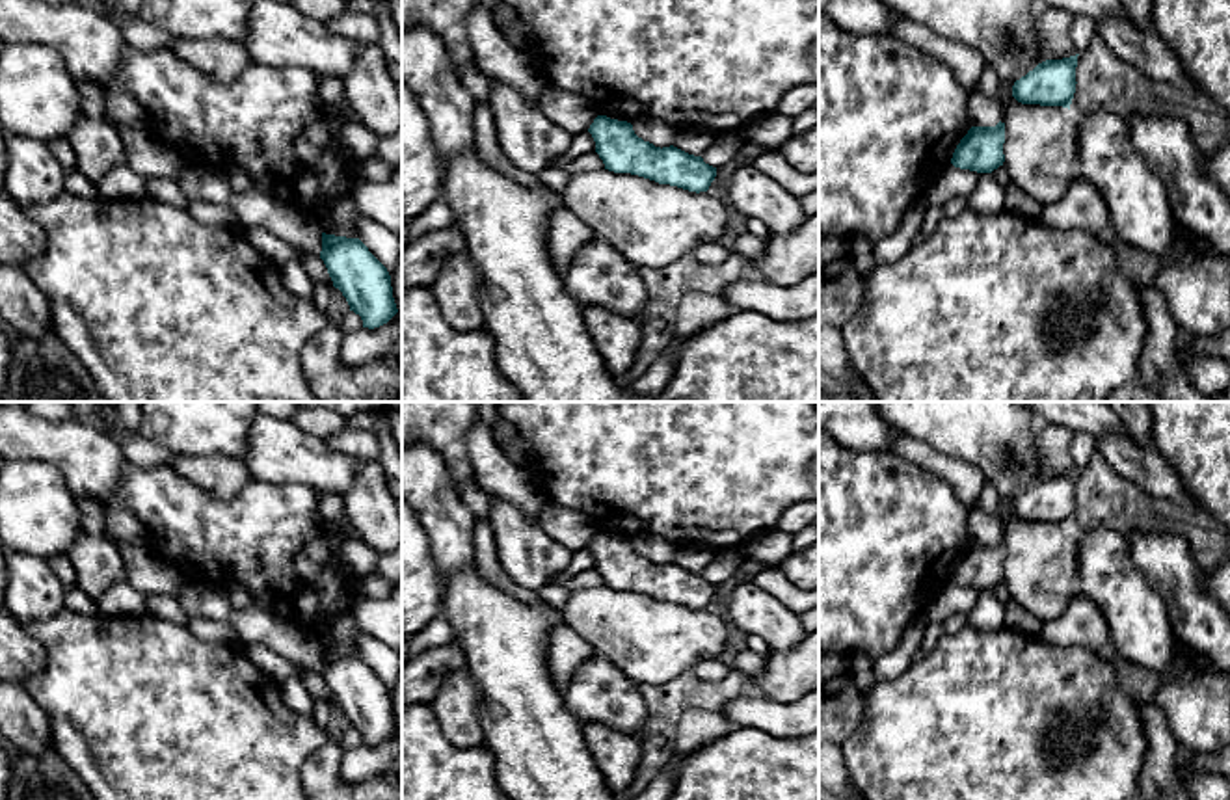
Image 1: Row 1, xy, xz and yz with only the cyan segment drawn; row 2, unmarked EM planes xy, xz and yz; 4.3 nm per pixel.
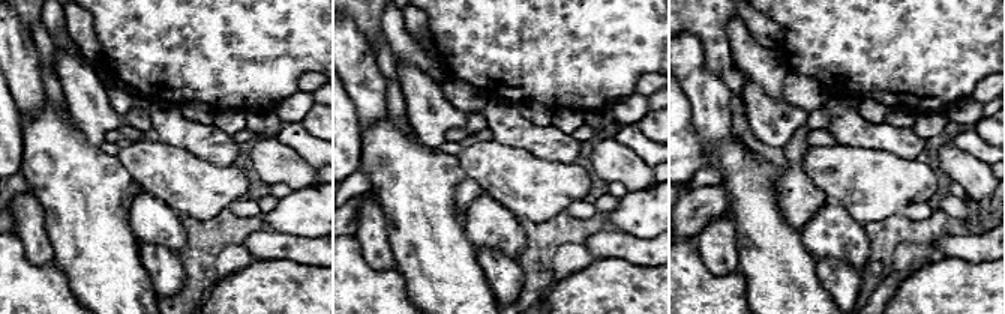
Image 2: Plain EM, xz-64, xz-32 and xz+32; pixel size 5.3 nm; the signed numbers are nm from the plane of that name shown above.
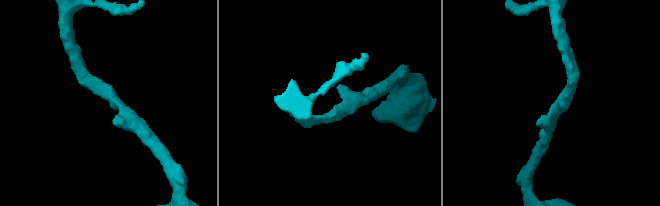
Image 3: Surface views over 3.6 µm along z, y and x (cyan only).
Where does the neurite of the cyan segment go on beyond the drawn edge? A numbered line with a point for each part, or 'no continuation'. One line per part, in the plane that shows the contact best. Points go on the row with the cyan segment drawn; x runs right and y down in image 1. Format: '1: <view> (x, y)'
no continuation

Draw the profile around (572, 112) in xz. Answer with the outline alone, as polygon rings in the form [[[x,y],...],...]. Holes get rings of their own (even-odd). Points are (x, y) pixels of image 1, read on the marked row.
[[[553,84],[545,86],[541,97],[538,99],[538,108],[551,123],[569,134],[588,130],[597,117],[595,110],[584,97]]]

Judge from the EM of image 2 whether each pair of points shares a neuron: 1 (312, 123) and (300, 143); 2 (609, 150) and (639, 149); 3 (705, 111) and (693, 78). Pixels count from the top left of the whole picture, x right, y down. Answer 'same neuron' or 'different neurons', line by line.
1: different neurons
2: different neurons
3: same neuron

